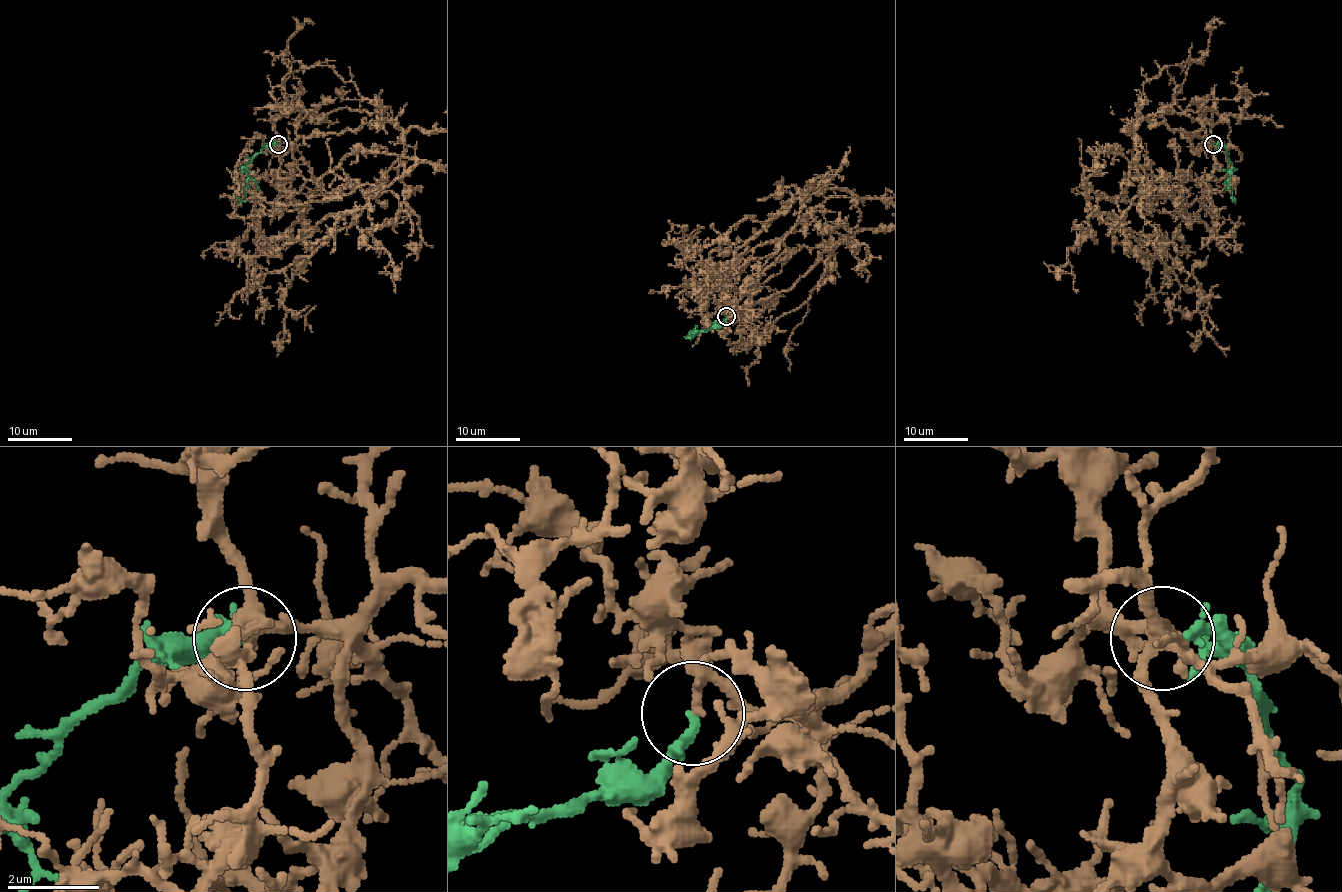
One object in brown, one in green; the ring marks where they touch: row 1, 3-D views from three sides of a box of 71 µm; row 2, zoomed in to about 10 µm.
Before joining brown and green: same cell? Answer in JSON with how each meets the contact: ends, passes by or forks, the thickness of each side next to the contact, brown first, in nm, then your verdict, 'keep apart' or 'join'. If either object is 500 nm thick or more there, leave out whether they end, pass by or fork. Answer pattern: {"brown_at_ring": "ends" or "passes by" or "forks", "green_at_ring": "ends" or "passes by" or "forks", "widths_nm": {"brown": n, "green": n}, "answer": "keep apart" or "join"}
{"brown_at_ring": "ends", "green_at_ring": "passes by", "widths_nm": {"brown": 220, "green": 170}, "answer": "join"}

